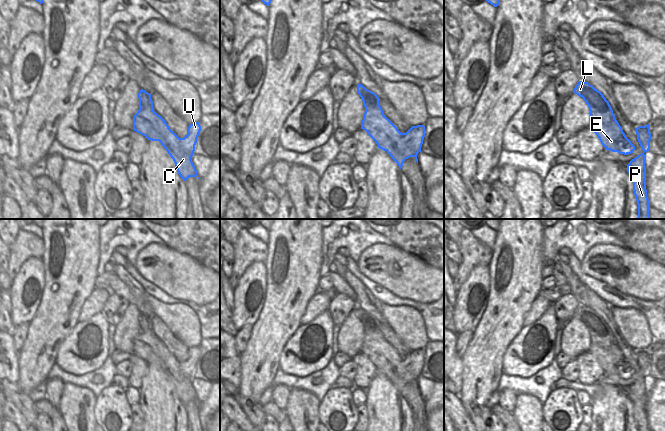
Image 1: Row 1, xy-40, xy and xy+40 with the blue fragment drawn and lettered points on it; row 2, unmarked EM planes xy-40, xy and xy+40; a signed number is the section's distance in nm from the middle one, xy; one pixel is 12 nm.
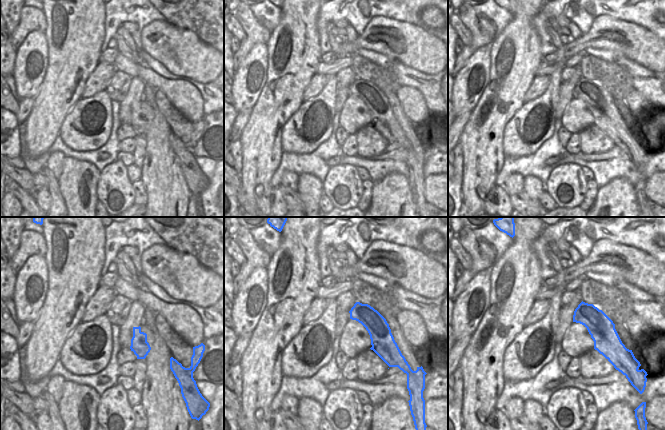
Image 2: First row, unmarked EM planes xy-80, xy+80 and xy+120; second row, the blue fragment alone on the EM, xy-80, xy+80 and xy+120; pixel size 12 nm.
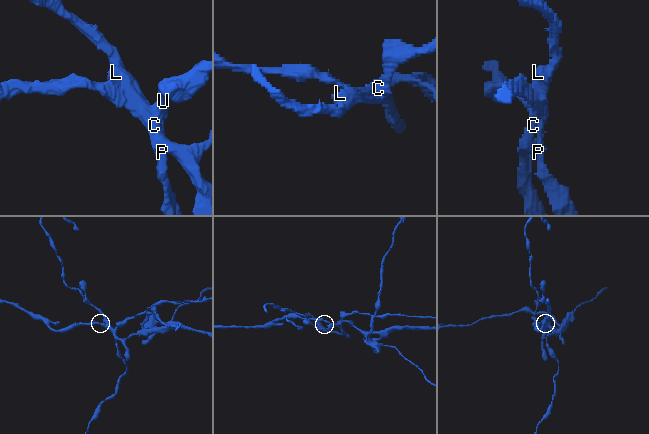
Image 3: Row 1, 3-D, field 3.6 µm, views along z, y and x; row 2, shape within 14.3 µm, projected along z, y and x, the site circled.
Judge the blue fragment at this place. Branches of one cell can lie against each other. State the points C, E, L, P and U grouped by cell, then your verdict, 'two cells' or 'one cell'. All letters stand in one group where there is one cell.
groups C E U / L P; two cells

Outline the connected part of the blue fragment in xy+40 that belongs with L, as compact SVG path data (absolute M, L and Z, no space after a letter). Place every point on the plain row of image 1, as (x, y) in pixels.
M579 305L573 317L583 322L589 331L590 337L593 338L594 343L598 343L605 349L608 349L615 342L609 326L600 315L588 306Z

